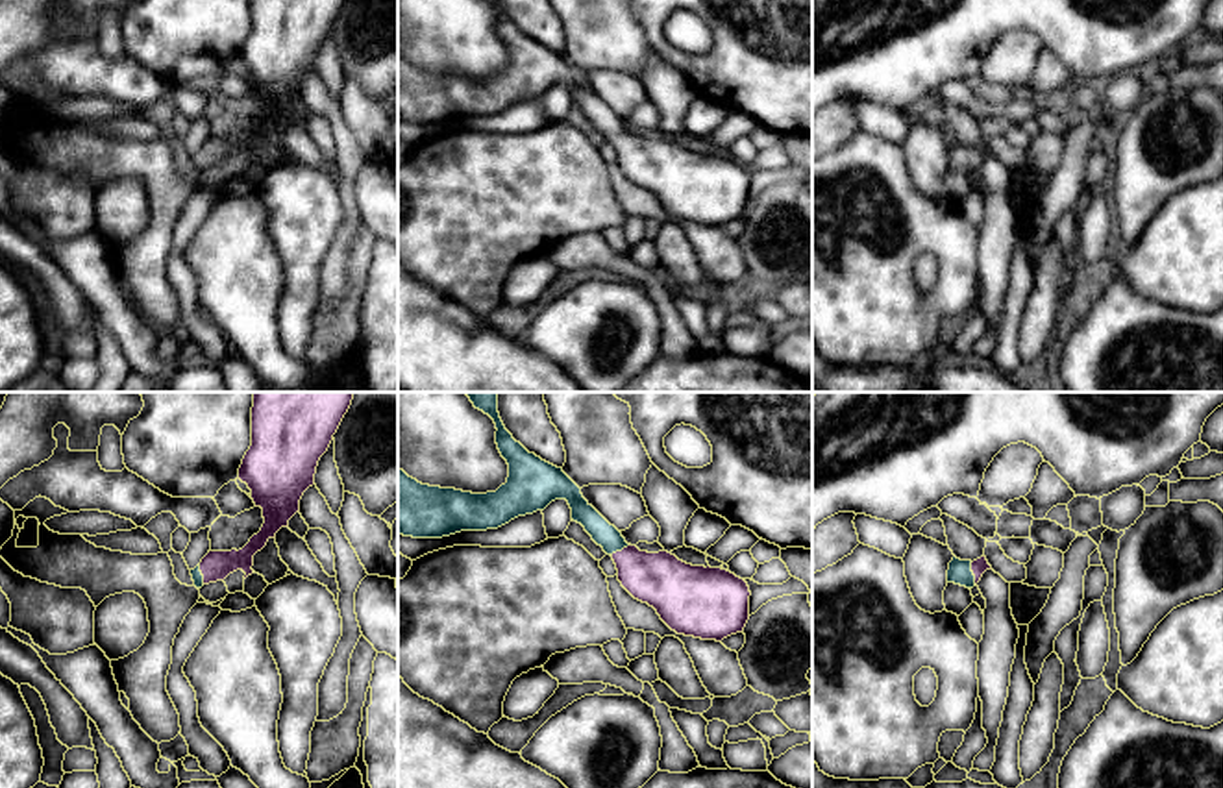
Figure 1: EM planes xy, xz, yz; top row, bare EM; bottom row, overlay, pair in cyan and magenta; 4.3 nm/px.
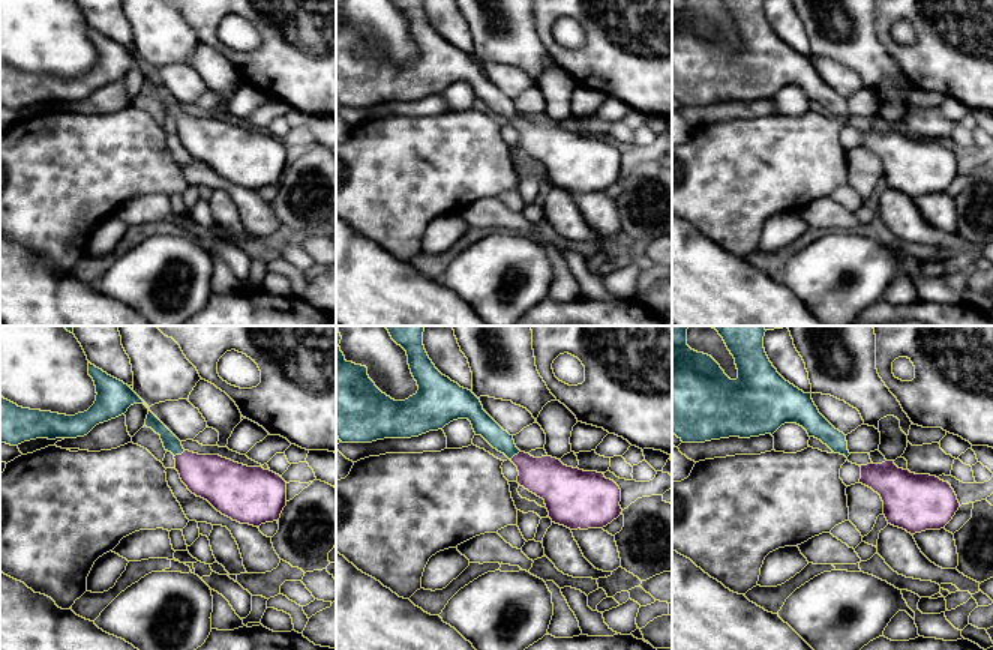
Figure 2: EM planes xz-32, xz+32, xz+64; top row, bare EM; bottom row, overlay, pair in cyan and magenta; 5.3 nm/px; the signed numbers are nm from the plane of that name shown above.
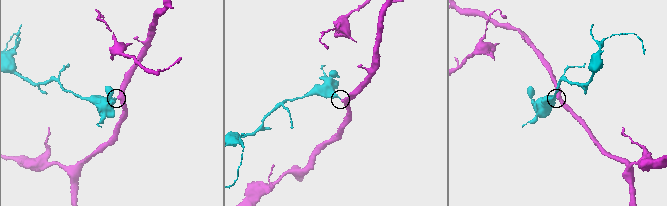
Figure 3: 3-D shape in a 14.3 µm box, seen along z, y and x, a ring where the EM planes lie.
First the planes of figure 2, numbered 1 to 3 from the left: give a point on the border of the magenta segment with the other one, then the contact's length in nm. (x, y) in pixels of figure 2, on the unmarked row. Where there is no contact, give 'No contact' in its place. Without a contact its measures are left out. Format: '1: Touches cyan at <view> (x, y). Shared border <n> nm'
1: Touches cyan at xz-32 (179, 117). Shared border 70 nm
2: Touches cyan at xz+32 (515, 117). Shared border 80 nm
3: No contact

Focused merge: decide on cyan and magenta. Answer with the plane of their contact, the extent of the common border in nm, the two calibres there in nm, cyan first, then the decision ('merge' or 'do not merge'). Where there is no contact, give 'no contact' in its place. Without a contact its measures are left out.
yz | 100 nm | 100/70 nm | merge

